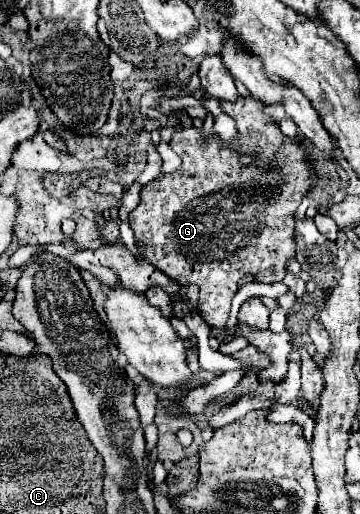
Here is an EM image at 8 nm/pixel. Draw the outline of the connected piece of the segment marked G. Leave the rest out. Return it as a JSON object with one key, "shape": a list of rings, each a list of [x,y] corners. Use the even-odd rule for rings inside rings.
{"shape":[[[238,96],[234,102],[228,102],[226,104],[226,114],[230,118],[234,118],[236,122],[236,128],[238,128],[238,136],[234,140],[222,140],[218,134],[210,132],[210,136],[202,136],[202,128],[186,128],[182,132],[176,132],[170,140],[170,148],[182,158],[182,166],[172,172],[172,174],[166,174],[162,178],[156,178],[152,182],[148,182],[142,190],[140,190],[140,204],[130,212],[130,226],[134,230],[134,240],[142,242],[144,244],[144,250],[140,256],[144,256],[144,260],[148,260],[152,266],[160,268],[160,272],[164,272],[168,278],[176,280],[180,286],[188,286],[188,284],[196,284],[200,288],[200,298],[198,298],[198,308],[200,308],[200,316],[202,320],[208,324],[208,326],[224,326],[226,320],[228,320],[228,312],[230,312],[230,300],[238,288],[238,282],[244,278],[244,276],[252,276],[254,280],[258,282],[264,282],[264,284],[274,284],[274,282],[280,282],[284,280],[284,274],[286,274],[286,260],[294,256],[294,212],[298,208],[298,204],[308,196],[308,192],[314,188],[314,180],[312,180],[312,174],[314,174],[314,166],[310,164],[308,160],[308,154],[304,150],[304,144],[300,140],[290,140],[286,138],[280,128],[278,128],[278,122],[274,122],[270,116],[264,114],[264,104],[254,98],[254,96]],[[242,156],[252,156],[254,158],[254,164],[250,166],[242,166],[240,164],[240,158]]]}

